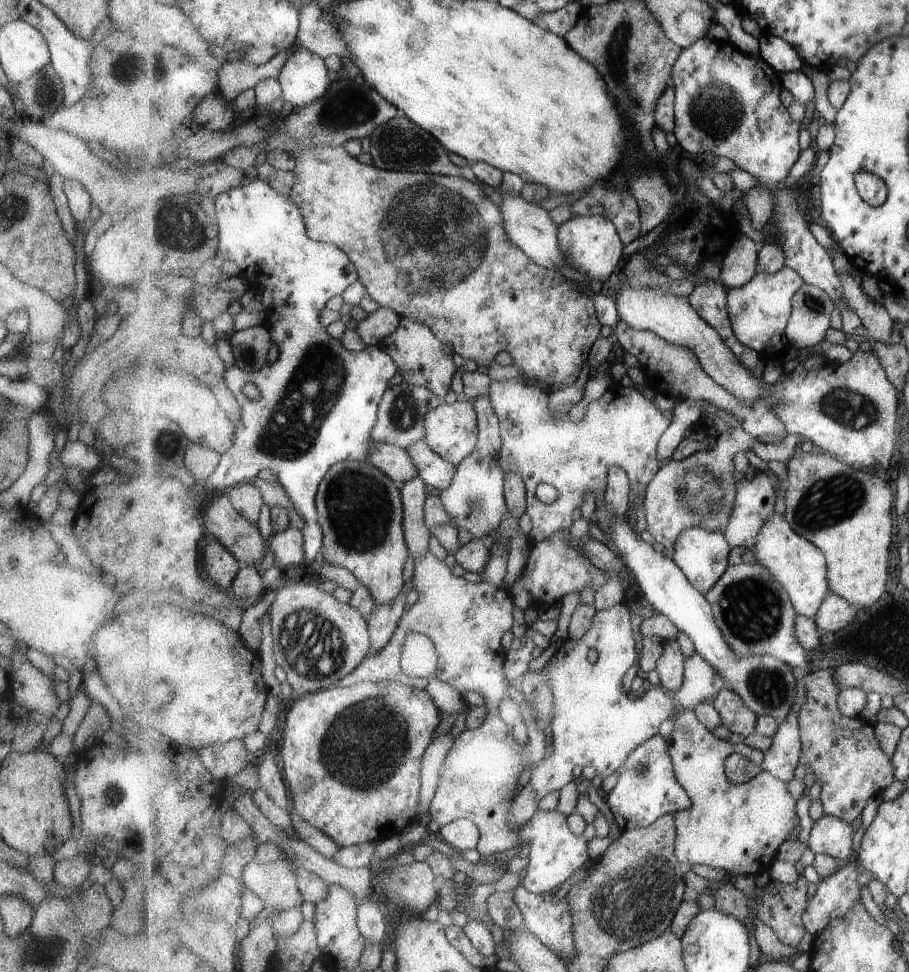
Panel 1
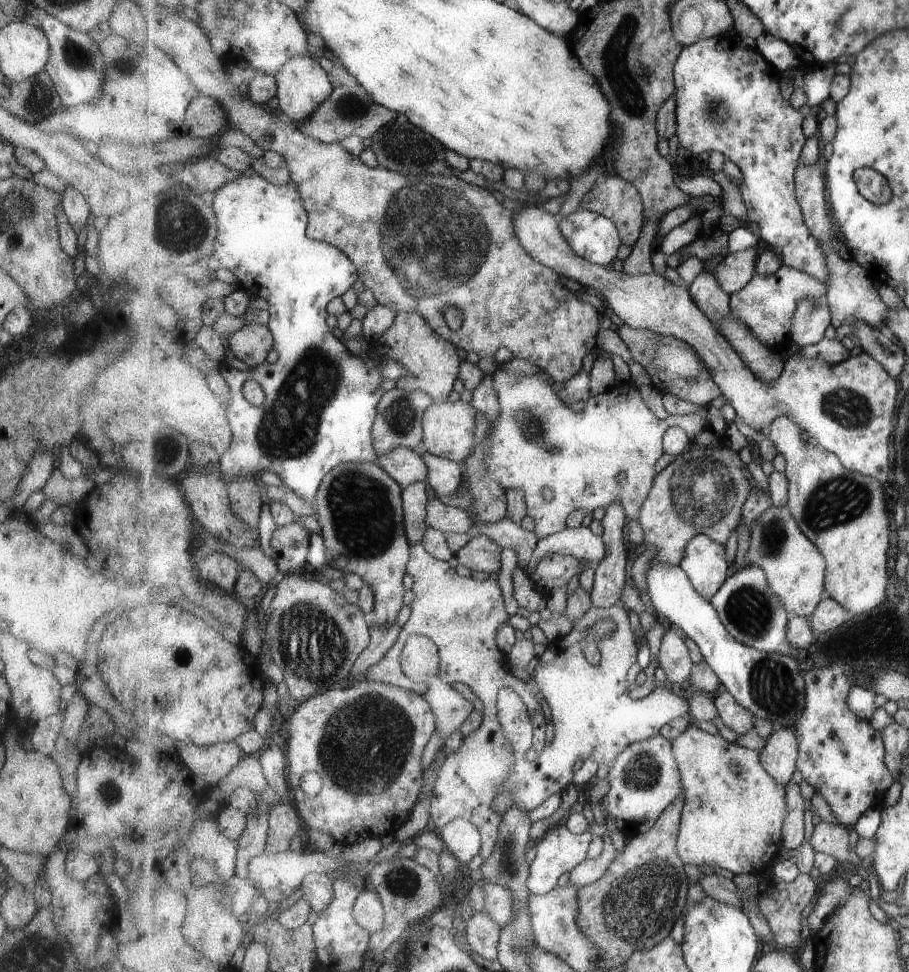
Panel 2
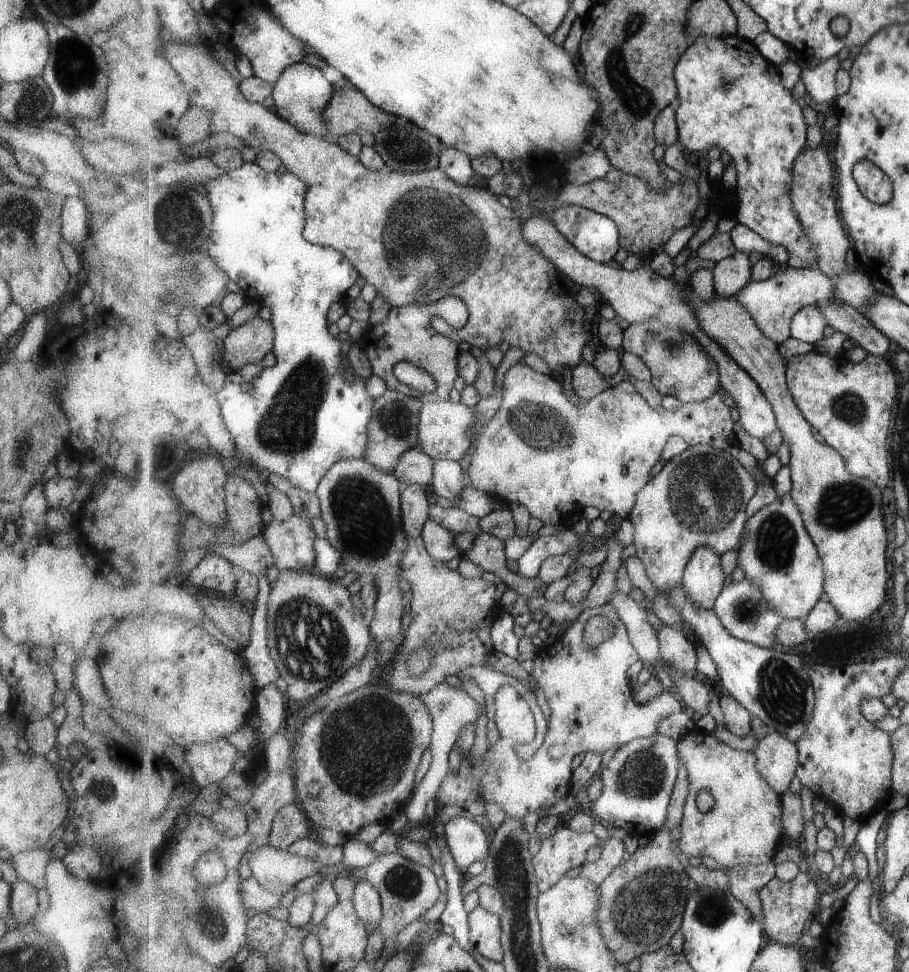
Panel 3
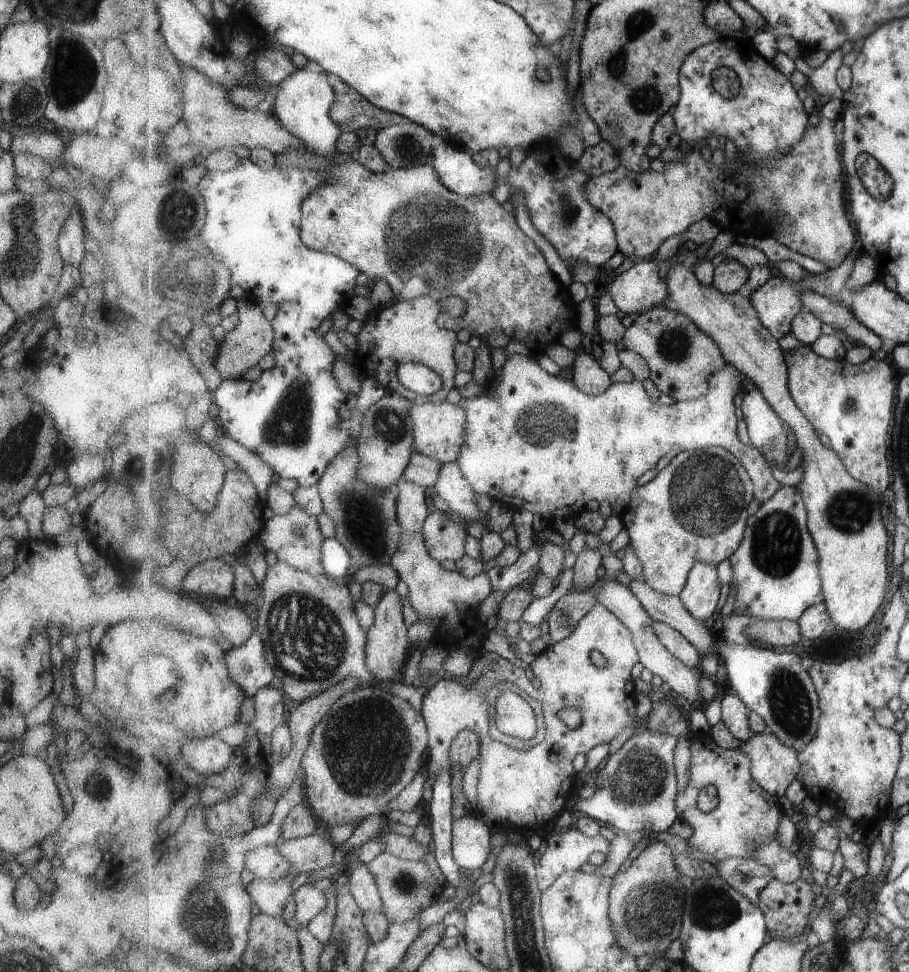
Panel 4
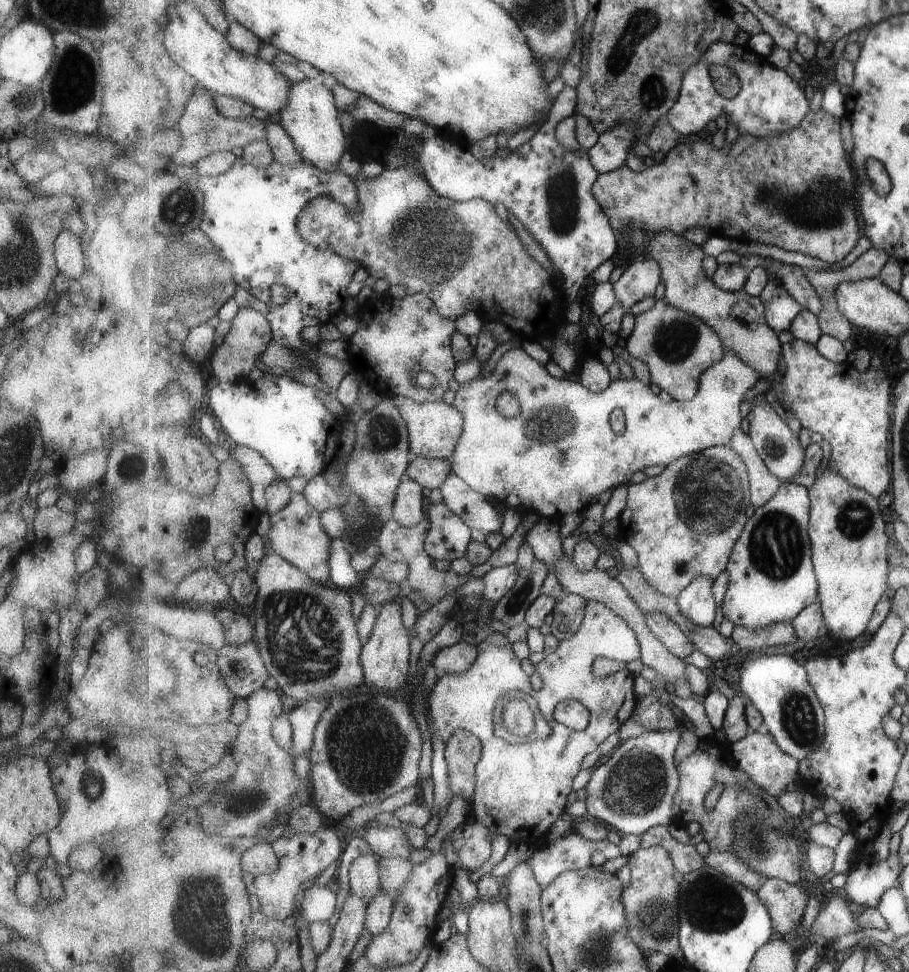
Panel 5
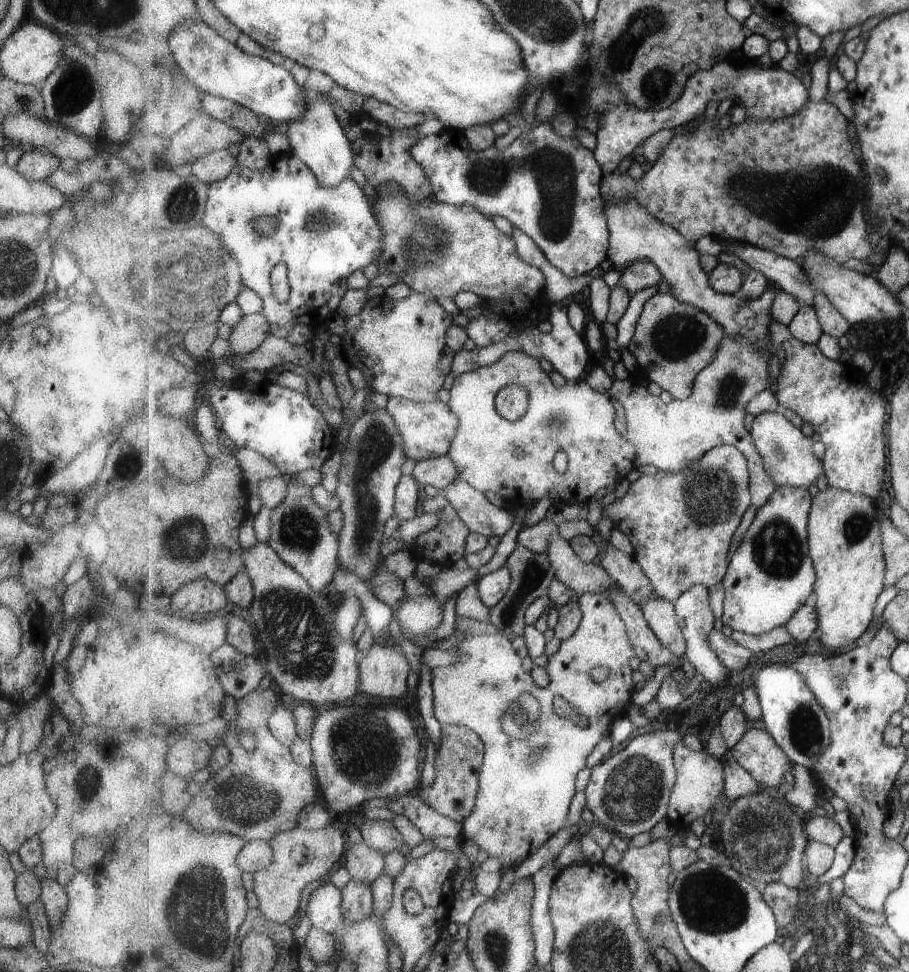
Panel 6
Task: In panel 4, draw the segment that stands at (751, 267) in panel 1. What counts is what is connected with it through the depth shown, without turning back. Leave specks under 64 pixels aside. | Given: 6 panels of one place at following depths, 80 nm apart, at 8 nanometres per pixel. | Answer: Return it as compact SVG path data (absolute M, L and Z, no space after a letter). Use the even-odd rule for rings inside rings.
M725 258L714 272L713 286L723 294L732 295L747 290L750 270L739 260Z

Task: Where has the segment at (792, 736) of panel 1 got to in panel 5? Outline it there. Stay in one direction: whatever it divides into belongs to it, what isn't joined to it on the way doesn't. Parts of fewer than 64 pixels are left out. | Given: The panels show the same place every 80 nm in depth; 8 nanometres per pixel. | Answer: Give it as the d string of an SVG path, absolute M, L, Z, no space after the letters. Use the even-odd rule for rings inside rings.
M752 731L743 740L730 743L728 749L731 751L733 758L746 770L750 780L776 799L786 791L785 788L791 782L795 783L798 780L800 760L787 754L770 732L761 734Z

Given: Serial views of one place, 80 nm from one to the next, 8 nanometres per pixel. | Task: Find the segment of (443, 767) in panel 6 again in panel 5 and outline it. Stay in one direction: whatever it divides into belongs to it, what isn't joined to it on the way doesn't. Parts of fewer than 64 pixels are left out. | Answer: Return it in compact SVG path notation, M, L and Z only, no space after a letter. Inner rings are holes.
M463 729L457 731L446 743L453 796L461 795L472 802L478 783L476 770L483 750L481 739Z

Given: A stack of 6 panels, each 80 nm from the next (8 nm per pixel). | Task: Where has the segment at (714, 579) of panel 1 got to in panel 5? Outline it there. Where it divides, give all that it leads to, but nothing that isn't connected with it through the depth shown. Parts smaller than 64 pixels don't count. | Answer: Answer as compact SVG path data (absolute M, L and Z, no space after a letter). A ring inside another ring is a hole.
M701 575L691 582L677 598L681 612L690 621L704 627L711 627L717 618L717 599L713 592L714 580Z

